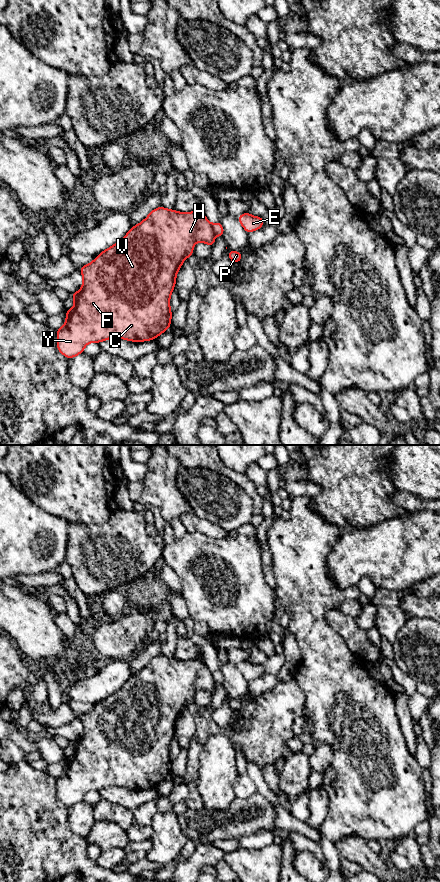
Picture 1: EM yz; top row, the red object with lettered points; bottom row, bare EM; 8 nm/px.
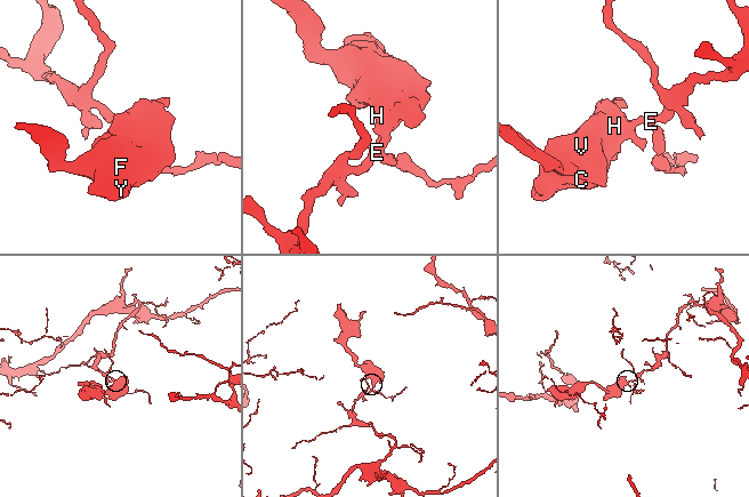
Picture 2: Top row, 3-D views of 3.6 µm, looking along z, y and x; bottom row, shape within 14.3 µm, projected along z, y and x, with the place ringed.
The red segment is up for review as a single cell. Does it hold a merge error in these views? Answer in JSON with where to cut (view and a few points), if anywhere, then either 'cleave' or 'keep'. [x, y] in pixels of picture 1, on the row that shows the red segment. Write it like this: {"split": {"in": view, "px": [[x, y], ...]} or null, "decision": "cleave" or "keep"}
{"split": {"in": "yz", "px": [[211, 224], [215, 234]]}, "decision": "cleave"}

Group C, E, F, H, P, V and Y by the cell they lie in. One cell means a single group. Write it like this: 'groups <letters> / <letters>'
groups C F H V Y / E P

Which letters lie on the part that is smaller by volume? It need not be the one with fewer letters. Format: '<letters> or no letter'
C, F, H, V, Y

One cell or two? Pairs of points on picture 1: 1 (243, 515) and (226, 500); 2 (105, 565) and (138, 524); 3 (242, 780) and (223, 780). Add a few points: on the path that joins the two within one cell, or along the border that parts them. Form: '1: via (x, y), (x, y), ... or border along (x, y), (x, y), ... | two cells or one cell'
1: via (239, 511), (230, 504) | one cell
2: via (112, 555), (122, 545), (123, 539), (128, 534) | one cell
3: border along (238, 774), (234, 784), (235, 797) | two cells

